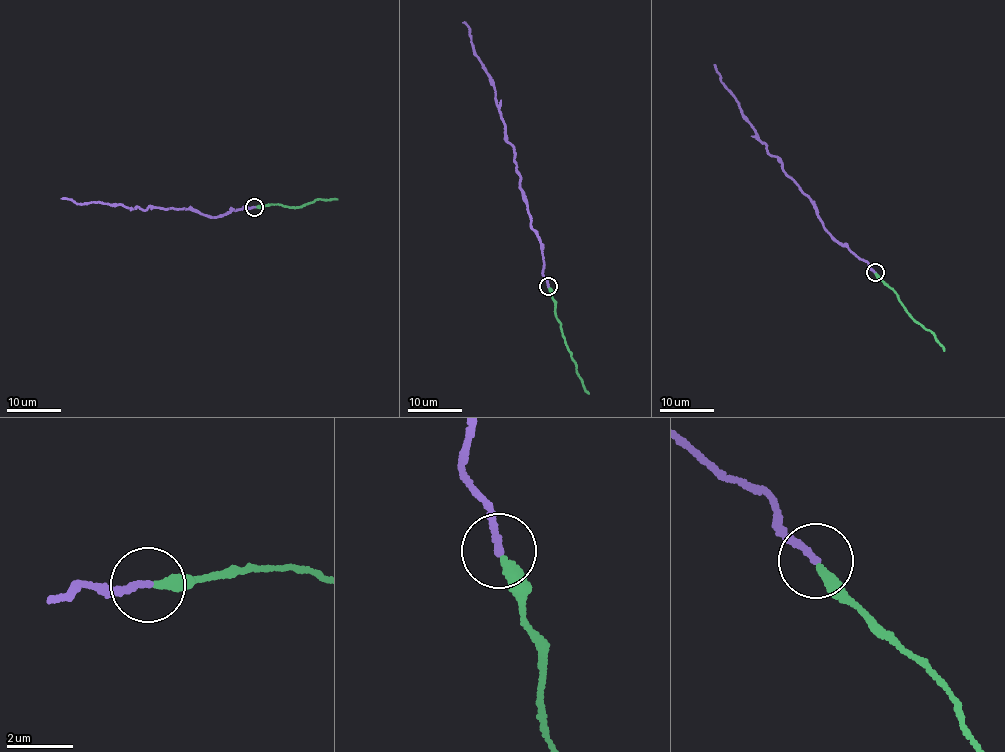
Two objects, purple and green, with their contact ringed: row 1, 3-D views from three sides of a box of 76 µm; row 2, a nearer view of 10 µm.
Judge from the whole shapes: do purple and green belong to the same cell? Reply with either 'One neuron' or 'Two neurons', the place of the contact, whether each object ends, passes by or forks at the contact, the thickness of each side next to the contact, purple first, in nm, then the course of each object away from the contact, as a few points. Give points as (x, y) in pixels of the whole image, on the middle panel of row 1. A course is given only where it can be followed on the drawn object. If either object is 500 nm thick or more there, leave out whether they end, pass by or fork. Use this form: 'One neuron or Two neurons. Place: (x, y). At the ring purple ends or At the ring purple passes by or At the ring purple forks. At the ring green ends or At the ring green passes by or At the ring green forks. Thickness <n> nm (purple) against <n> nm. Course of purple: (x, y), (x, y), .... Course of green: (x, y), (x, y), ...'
Two neurons. Place: (548, 286). At the ring purple ends. At the ring green ends. Thickness 190 nm (purple) against 320 nm. Course of purple: (548, 286), (543, 273), (541, 240), (533, 230), (493, 84), (474, 52), (466, 24), (462, 23). Course of green: (548, 287), (566, 347), (588, 394)

